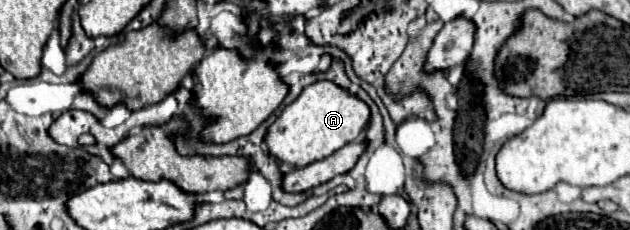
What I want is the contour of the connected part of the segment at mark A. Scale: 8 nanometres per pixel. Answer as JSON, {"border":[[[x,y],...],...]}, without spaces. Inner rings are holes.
{"border":[[[318,80],[306,86],[296,102],[284,108],[276,122],[268,128],[266,142],[270,154],[284,164],[306,166],[324,160],[344,144],[356,140],[370,122],[370,108],[364,100],[330,80]]]}

